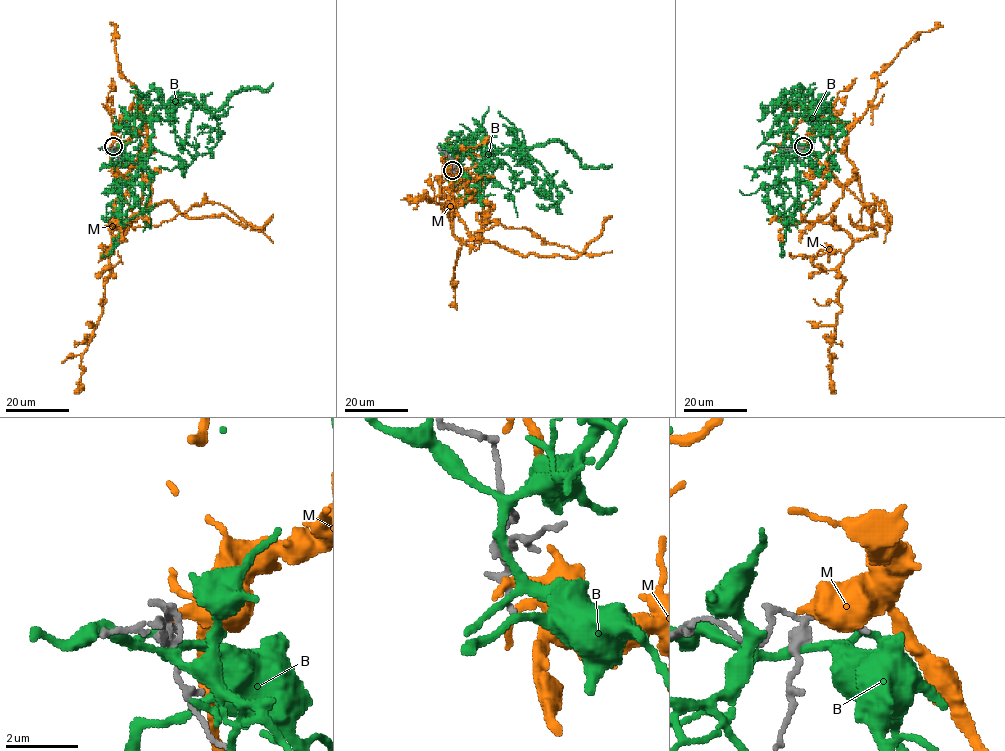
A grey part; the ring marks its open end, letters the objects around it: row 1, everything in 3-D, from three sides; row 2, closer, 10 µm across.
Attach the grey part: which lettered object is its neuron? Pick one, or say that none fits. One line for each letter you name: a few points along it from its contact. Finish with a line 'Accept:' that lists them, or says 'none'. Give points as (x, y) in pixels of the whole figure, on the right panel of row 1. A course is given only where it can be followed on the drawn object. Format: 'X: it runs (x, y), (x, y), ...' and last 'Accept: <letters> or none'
Accept: none

